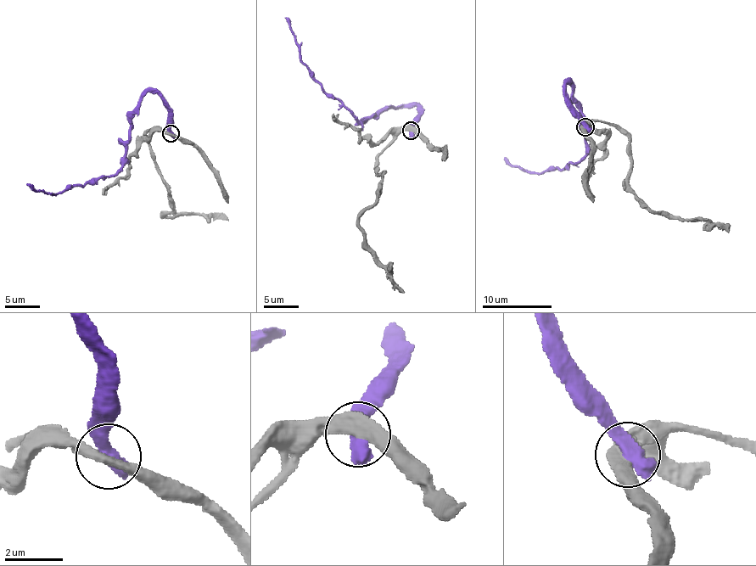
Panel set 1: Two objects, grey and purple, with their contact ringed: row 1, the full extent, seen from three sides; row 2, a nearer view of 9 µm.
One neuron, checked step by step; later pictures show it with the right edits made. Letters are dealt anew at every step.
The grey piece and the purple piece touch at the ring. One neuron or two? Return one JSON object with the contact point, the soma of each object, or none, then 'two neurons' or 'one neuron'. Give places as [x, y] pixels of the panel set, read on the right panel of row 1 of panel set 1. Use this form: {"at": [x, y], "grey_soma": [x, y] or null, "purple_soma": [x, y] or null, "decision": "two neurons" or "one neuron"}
{"at": [585, 127], "grey_soma": null, "purple_soma": null, "decision": "two neurons"}

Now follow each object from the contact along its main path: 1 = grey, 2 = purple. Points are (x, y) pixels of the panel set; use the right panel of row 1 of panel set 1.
1: (585, 126), (607, 121), (628, 137), (631, 190), (650, 208), (670, 217), (724, 224), (729, 232)
2: (585, 126), (566, 87), (568, 81), (585, 135), (585, 154), (578, 163), (526, 173), (511, 166), (505, 157)

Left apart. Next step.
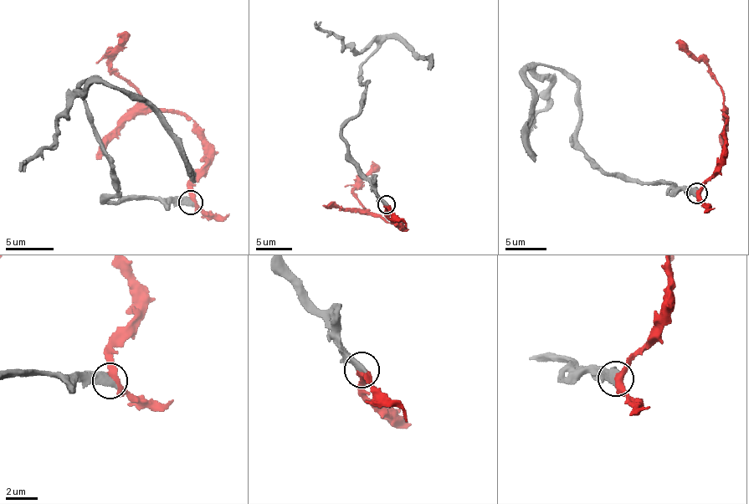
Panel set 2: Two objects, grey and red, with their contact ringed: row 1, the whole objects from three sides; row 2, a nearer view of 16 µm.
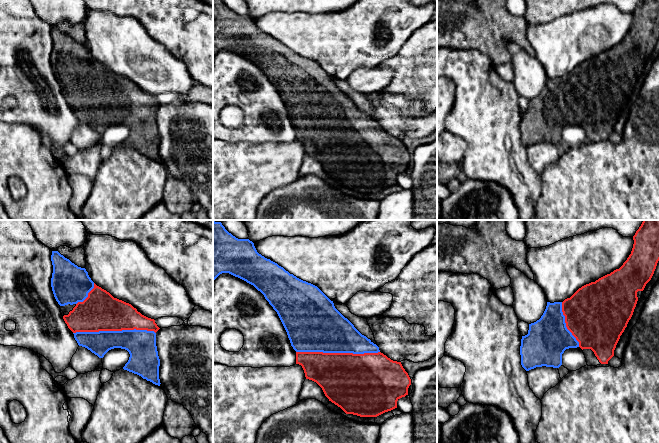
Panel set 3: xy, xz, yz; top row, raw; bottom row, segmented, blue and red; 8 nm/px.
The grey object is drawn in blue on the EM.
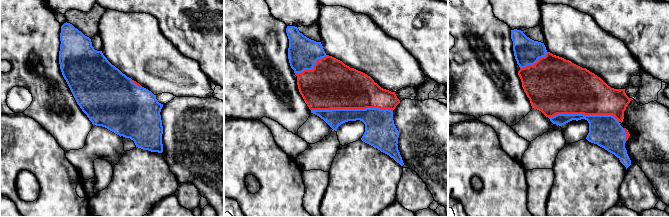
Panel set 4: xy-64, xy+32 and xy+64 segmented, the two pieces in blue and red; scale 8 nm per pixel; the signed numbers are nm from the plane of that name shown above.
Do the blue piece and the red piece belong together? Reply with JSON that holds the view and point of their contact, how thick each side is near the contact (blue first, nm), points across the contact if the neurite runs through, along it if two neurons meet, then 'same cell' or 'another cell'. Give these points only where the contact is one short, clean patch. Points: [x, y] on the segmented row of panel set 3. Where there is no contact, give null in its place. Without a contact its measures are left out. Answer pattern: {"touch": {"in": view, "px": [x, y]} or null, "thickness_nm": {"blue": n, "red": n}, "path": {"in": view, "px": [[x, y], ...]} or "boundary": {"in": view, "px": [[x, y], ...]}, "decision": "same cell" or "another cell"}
{"touch": {"in": "xz", "px": [338, 352]}, "thickness_nm": {"blue": 400, "red": 440}, "decision": "same cell"}

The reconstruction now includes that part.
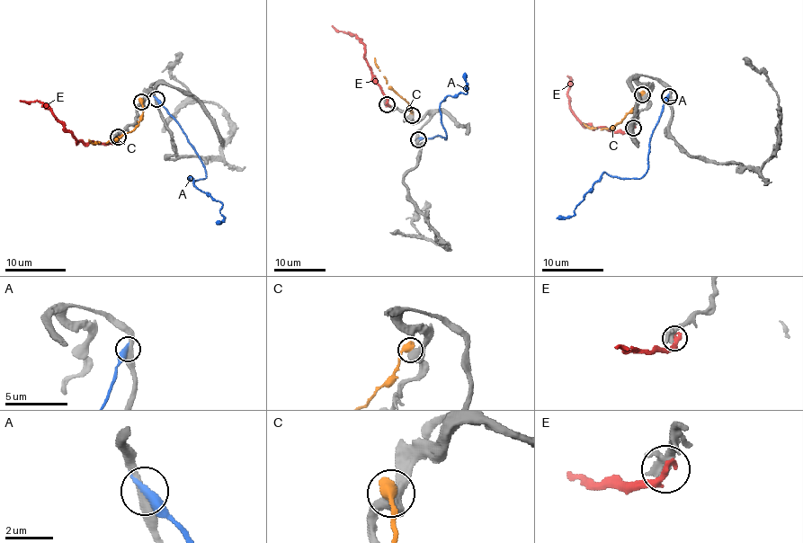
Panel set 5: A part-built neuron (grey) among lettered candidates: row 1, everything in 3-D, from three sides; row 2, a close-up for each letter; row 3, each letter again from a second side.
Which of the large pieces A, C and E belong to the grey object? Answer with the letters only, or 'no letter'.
no letter

